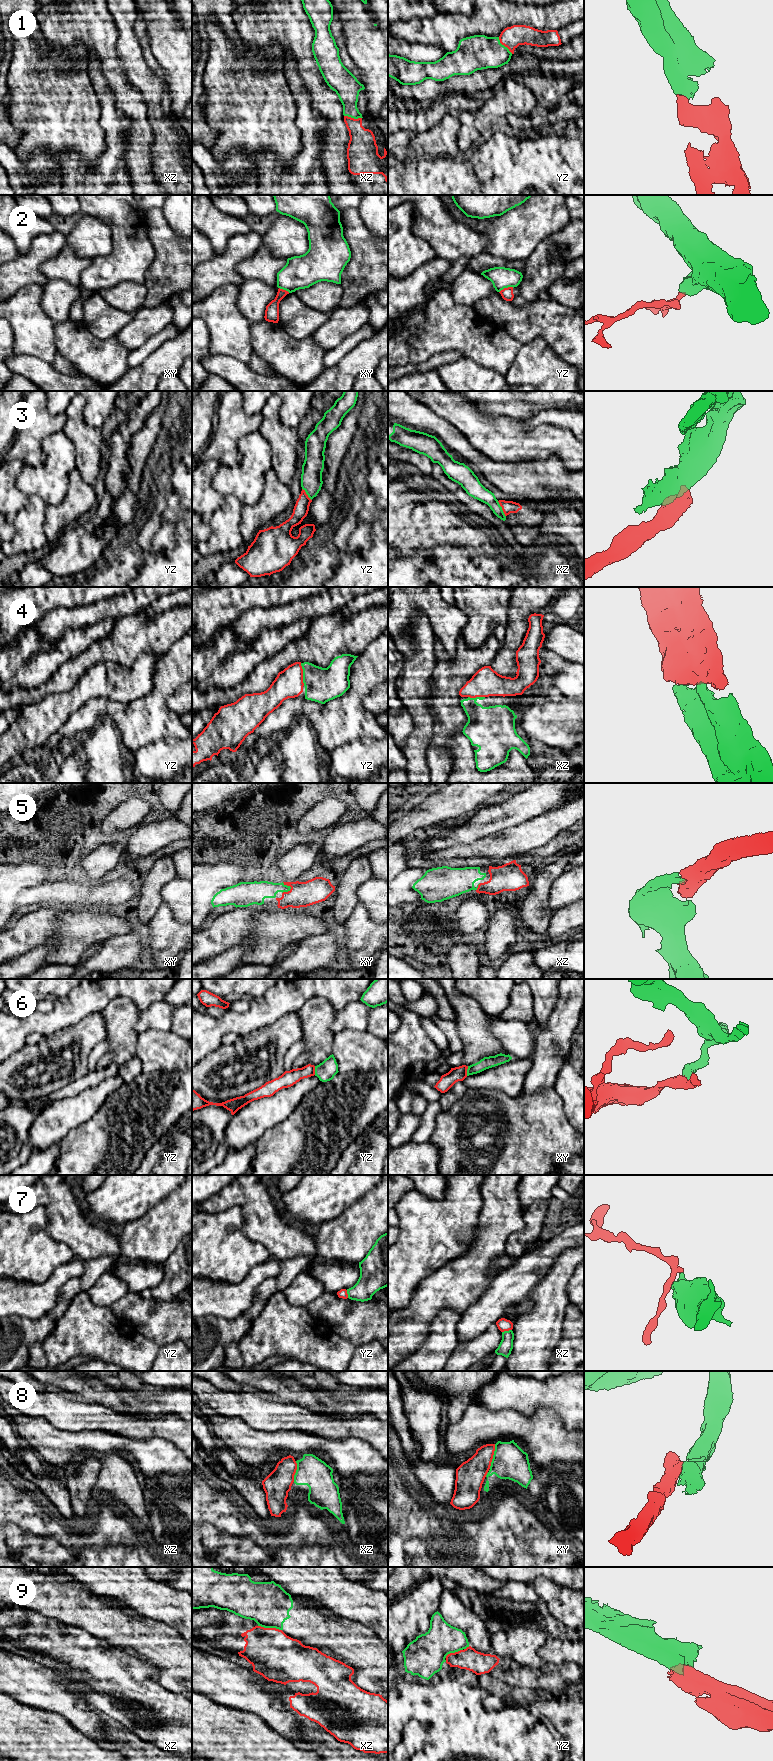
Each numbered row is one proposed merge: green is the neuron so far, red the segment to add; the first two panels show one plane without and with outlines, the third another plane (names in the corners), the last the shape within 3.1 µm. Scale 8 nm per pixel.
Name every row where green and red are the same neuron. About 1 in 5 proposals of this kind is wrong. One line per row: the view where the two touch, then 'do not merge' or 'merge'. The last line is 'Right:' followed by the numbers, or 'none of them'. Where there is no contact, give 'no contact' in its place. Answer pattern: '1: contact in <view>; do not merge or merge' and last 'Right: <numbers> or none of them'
1: contact in yz; merge
2: contact in yz; do not merge
3: contact in xz; do not merge
4: contact in yz; merge
5: contact in xy; merge
6: contact in xy; do not merge
7: contact in xz; merge
8: contact in xy; do not merge
9: contact in xz; do not merge
Right: 1, 4, 5, 7

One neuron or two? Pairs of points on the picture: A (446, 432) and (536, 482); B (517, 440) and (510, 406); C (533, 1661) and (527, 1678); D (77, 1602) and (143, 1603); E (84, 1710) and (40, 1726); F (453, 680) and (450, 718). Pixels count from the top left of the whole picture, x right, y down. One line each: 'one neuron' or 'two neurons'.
A: one neuron
B: two neurons
C: two neurons
D: two neurons
E: two neurons
F: one neuron

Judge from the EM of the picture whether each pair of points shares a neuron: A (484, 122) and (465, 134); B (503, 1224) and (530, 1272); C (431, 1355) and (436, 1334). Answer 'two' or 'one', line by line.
A: one
B: two
C: one

